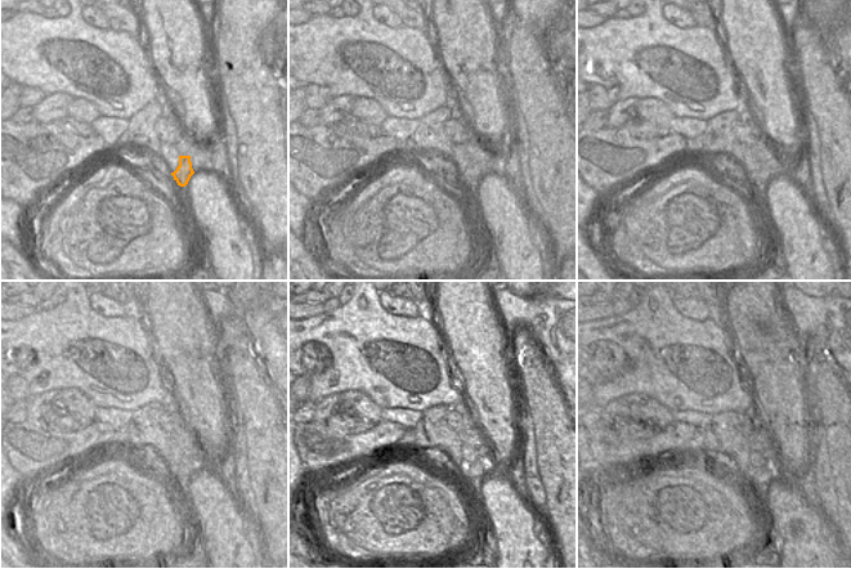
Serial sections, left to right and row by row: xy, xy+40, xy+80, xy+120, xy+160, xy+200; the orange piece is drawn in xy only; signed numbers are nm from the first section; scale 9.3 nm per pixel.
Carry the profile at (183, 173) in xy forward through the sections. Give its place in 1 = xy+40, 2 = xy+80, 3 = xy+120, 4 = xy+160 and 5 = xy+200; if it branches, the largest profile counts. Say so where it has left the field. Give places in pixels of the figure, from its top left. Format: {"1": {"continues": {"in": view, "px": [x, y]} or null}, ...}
{"1": {"continues": {"in": "xy+40", "px": [471, 177]}}, "2": {"continues": {"in": "xy+80", "px": [758, 179]}}, "3": {"continues": {"in": "xy+120", "px": [187, 469]}}, "4": {"continues": {"in": "xy+160", "px": [476, 473]}}, "5": {"continues": {"in": "xy+200", "px": [762, 478]}}}

